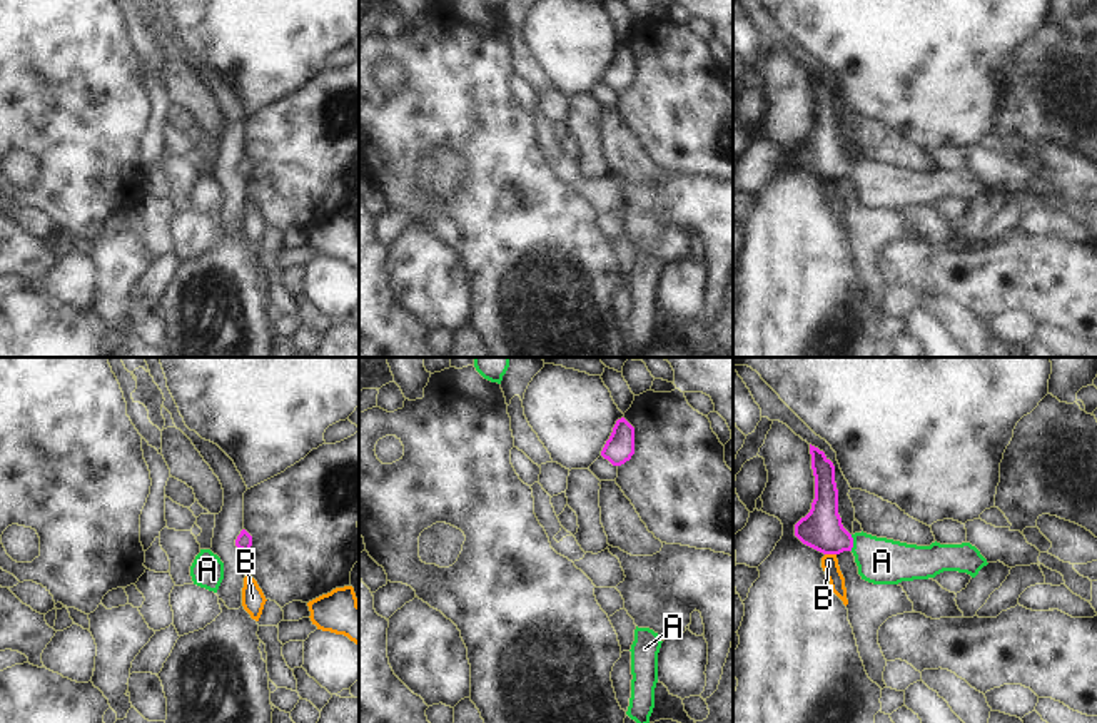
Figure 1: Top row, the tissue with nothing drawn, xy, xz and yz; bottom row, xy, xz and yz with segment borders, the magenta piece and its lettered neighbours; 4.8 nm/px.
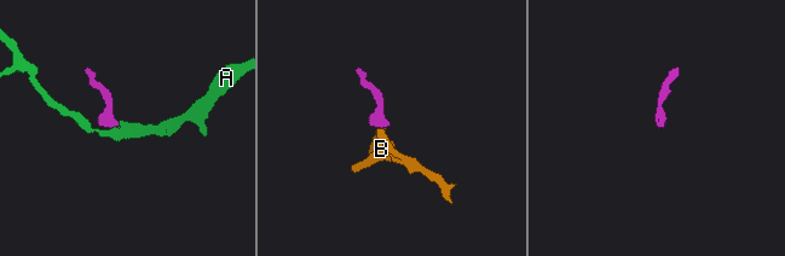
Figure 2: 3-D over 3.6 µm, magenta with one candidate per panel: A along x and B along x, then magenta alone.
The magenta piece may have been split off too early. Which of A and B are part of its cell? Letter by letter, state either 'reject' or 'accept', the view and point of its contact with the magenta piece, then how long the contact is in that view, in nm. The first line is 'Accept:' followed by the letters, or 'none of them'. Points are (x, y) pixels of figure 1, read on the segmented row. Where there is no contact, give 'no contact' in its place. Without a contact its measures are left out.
Accept: A
A: accept; contact yz (852, 543); length 80 nm
B: reject; contact yz (830, 553); length 60 nm

